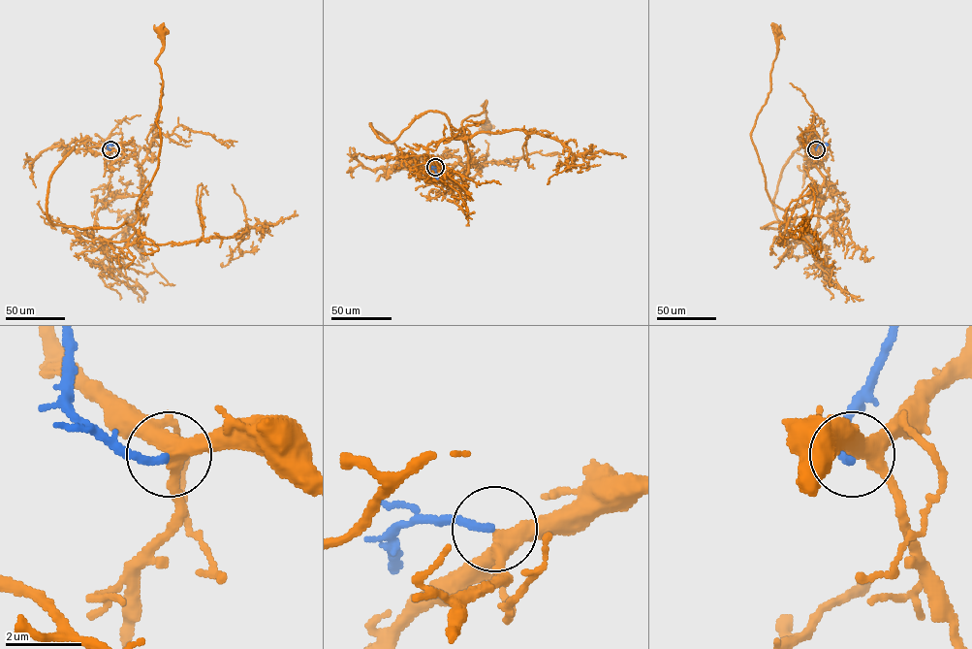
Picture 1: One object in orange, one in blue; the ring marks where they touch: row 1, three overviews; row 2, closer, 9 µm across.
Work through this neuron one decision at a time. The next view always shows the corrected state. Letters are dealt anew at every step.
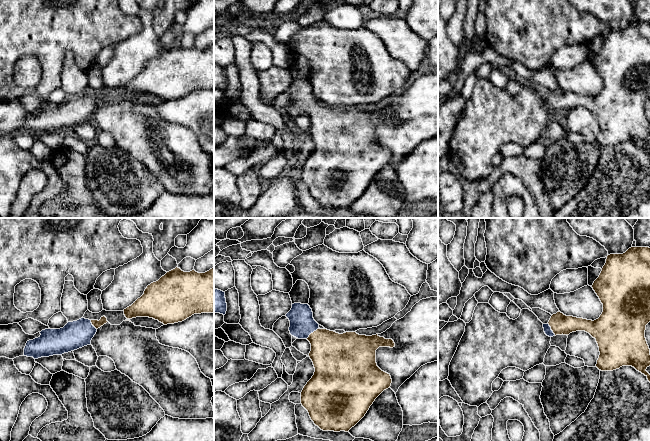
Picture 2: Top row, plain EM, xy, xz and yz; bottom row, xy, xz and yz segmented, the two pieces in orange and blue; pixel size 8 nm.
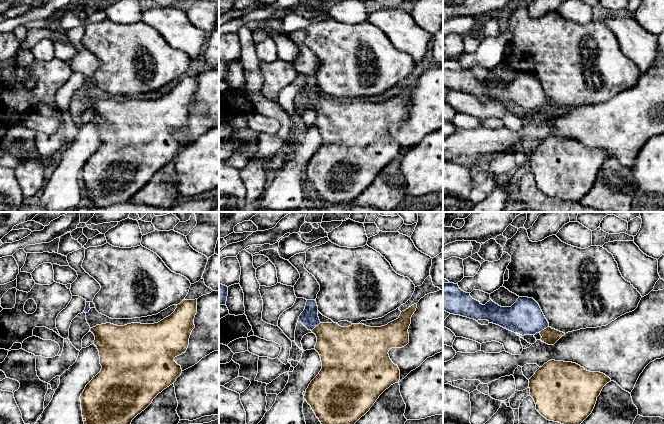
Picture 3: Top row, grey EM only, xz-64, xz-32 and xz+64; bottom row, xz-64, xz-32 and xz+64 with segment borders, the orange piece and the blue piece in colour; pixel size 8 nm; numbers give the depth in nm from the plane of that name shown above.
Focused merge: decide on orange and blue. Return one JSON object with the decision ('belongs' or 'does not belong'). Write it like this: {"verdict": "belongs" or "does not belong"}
{"verdict": "belongs"}

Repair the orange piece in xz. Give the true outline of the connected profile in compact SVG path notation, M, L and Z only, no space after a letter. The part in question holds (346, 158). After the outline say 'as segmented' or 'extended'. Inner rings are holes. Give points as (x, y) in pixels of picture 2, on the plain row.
M292 80L286 93L290 97L290 110L298 115L307 115L311 120L309 133L315 148L301 168L302 182L321 206L349 208L365 192L375 175L391 162L390 150L377 142L376 126L379 123L393 124L394 117L378 110L372 112L359 111L356 108L339 110L320 105L308 80Z; extended

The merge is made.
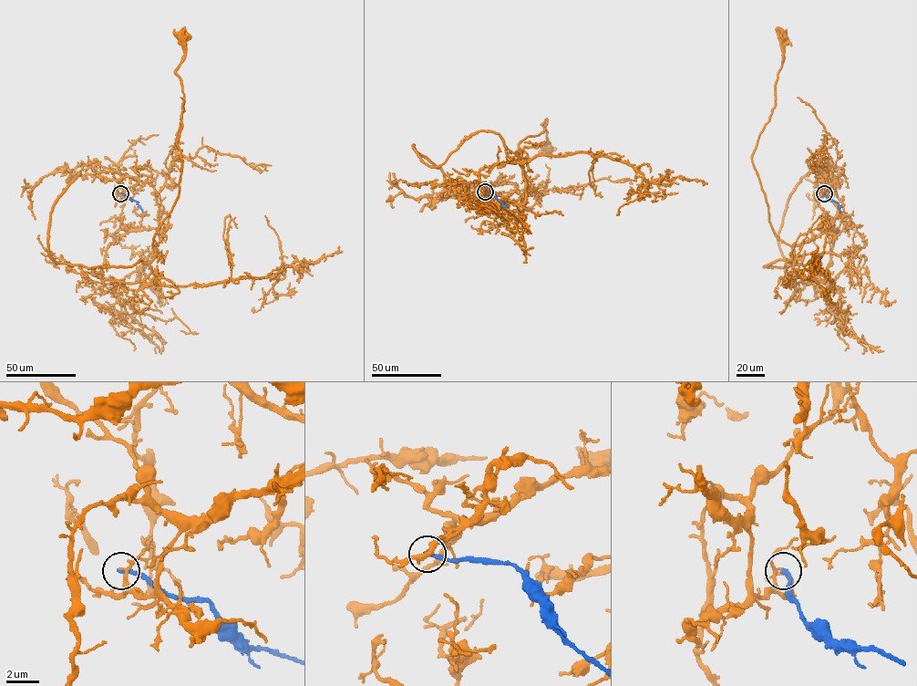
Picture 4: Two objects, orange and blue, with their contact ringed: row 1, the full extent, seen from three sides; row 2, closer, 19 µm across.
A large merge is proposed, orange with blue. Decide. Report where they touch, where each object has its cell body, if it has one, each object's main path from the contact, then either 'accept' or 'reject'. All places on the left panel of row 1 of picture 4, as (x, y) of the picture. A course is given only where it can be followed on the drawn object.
(120, 193) | orange (182, 37) | blue none | orange via (120, 193), (150, 176), (161, 233), (153, 246), (180, 178), (182, 37) | blue via (120, 193), (137, 202), (142, 212) | reject

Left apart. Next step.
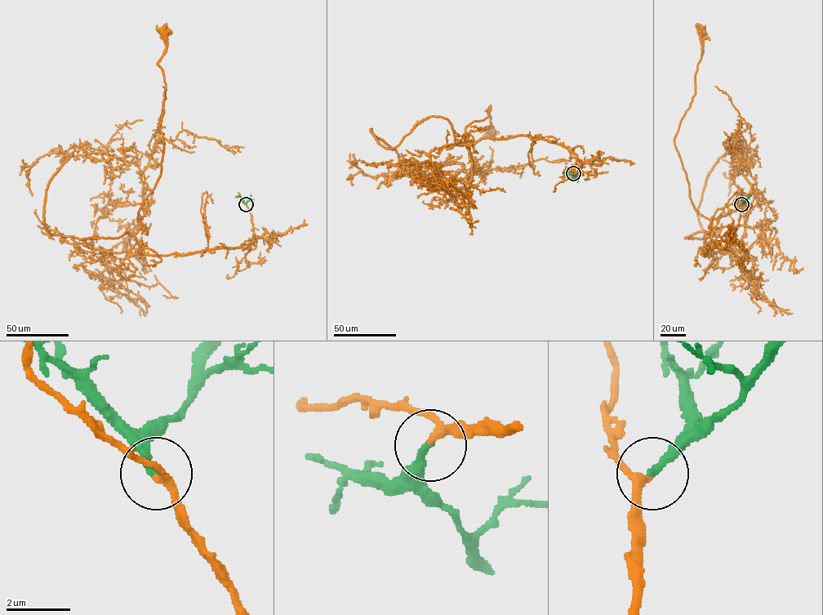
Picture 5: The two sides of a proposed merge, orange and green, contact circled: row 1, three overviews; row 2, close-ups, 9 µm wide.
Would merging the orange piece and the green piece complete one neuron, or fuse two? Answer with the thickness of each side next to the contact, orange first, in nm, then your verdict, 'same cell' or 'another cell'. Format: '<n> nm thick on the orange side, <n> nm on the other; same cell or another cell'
200 nm thick on the orange side, 280 nm on the other; same cell

